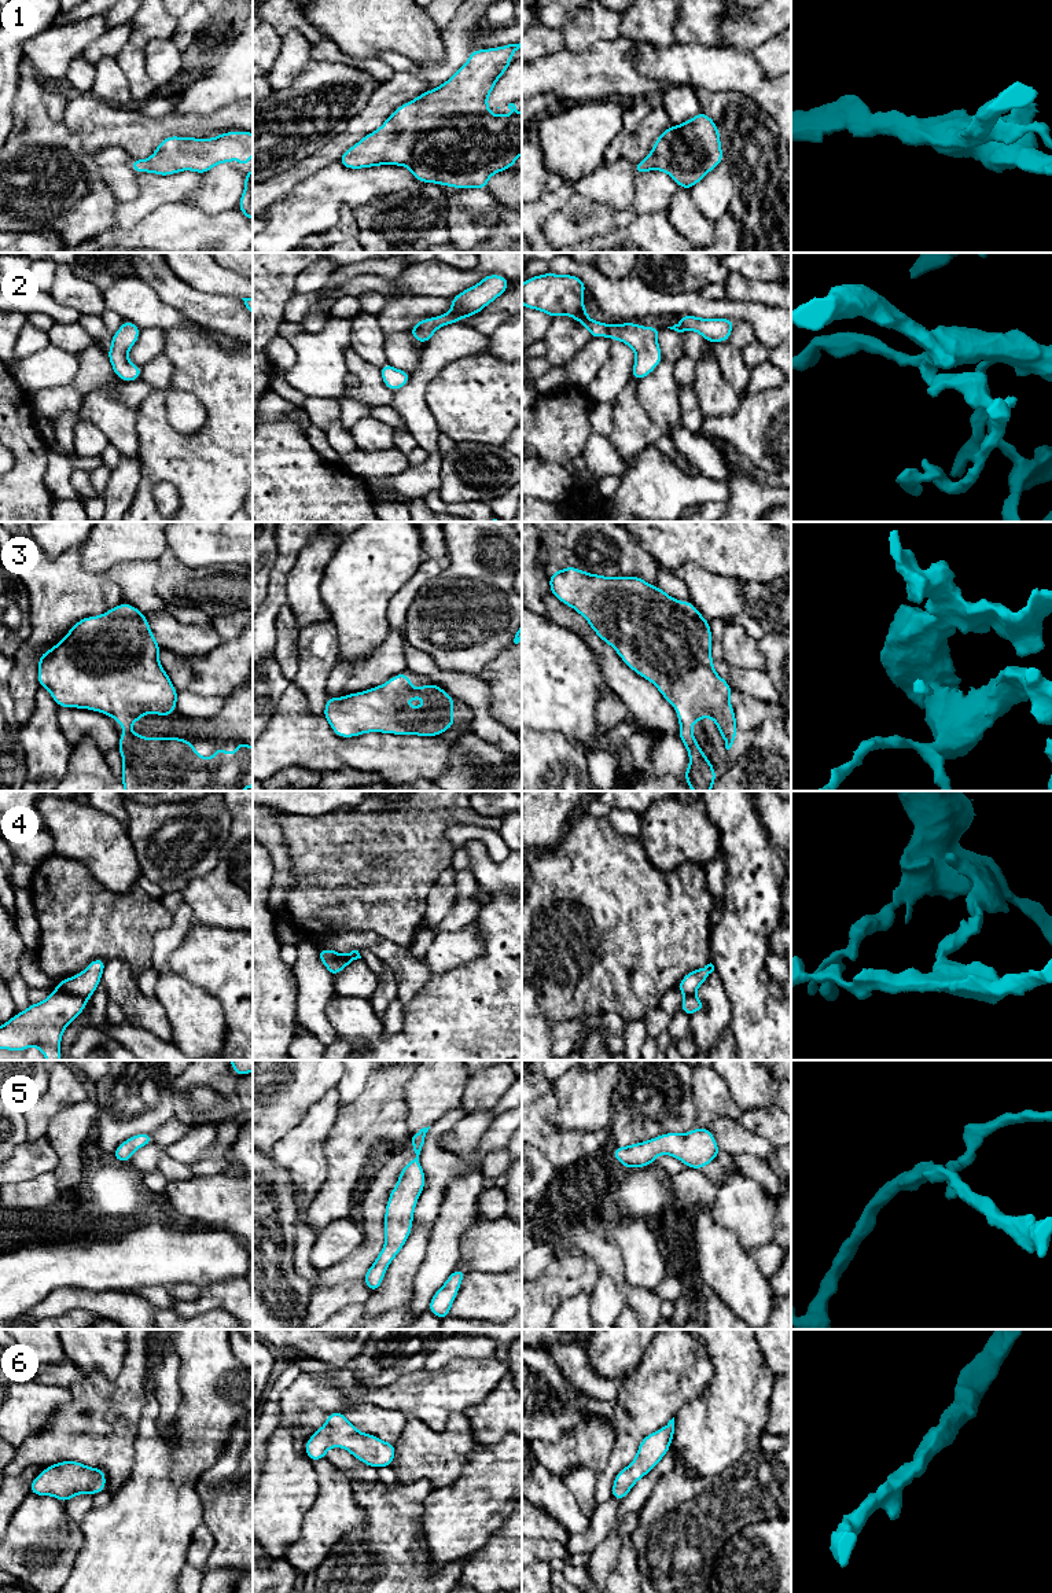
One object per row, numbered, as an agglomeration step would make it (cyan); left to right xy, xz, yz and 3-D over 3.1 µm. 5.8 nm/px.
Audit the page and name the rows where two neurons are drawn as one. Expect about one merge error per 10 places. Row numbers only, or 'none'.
4

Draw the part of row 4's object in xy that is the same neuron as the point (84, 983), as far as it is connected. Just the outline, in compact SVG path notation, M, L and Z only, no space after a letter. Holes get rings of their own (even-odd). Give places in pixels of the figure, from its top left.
M95 959L82 972L60 981L56 987L89 1000L100 983L106 963L104 959Z

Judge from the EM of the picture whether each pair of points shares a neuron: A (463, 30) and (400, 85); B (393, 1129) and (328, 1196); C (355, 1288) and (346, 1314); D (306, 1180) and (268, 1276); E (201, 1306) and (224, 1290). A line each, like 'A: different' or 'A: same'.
A: same
B: same
C: different
D: different
E: same

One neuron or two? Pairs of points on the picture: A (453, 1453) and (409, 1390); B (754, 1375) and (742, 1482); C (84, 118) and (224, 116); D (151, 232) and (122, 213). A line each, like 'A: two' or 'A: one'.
A: two
B: two
C: one
D: two

